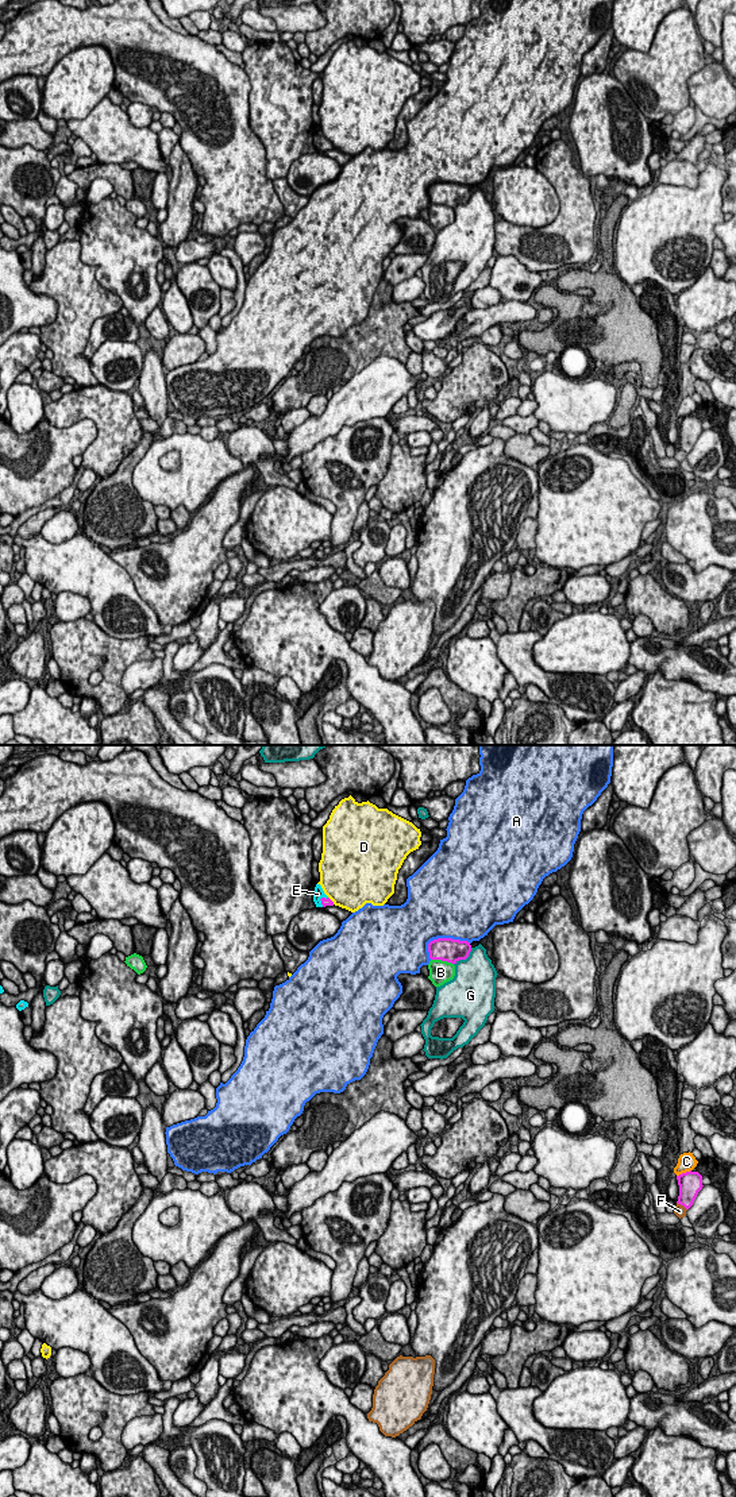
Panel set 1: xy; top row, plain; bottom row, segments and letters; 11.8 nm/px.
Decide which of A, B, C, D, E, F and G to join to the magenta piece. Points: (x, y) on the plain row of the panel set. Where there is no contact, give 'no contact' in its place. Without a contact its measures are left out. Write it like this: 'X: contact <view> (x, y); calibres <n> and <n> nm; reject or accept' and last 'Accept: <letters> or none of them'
A: contact xy (442, 182); calibres 280 and 480 nm; reject
B: contact xy (442, 204); calibres 280 and 280 nm; reject
C: contact xy (684, 417); calibres 280 and 220 nm; reject
D: contact xy (331, 145); calibres 100 and 500 nm; reject
E: contact xy (320, 143); calibres 100 and 130 nm; accept
F: contact xy (682, 448); calibres 260 and 140 nm; reject
G: contact xy (465, 203); calibres 280 and 480 nm; reject
Accept: E

